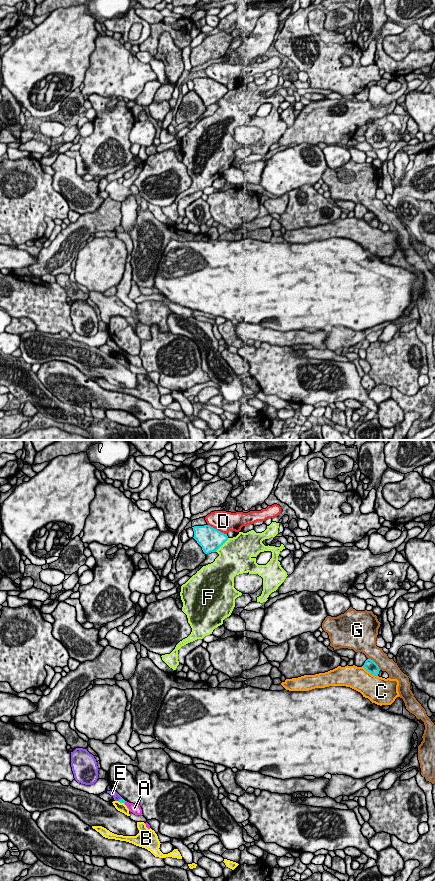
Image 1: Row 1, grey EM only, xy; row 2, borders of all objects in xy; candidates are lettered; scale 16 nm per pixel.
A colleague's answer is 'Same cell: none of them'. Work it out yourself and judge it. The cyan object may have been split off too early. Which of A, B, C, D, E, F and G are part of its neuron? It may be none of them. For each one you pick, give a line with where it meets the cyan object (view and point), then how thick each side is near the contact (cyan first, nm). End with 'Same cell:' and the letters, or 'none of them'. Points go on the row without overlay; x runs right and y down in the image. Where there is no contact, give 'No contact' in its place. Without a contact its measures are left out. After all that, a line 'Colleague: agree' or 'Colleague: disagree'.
Same cell: none of them
Colleague: agree

